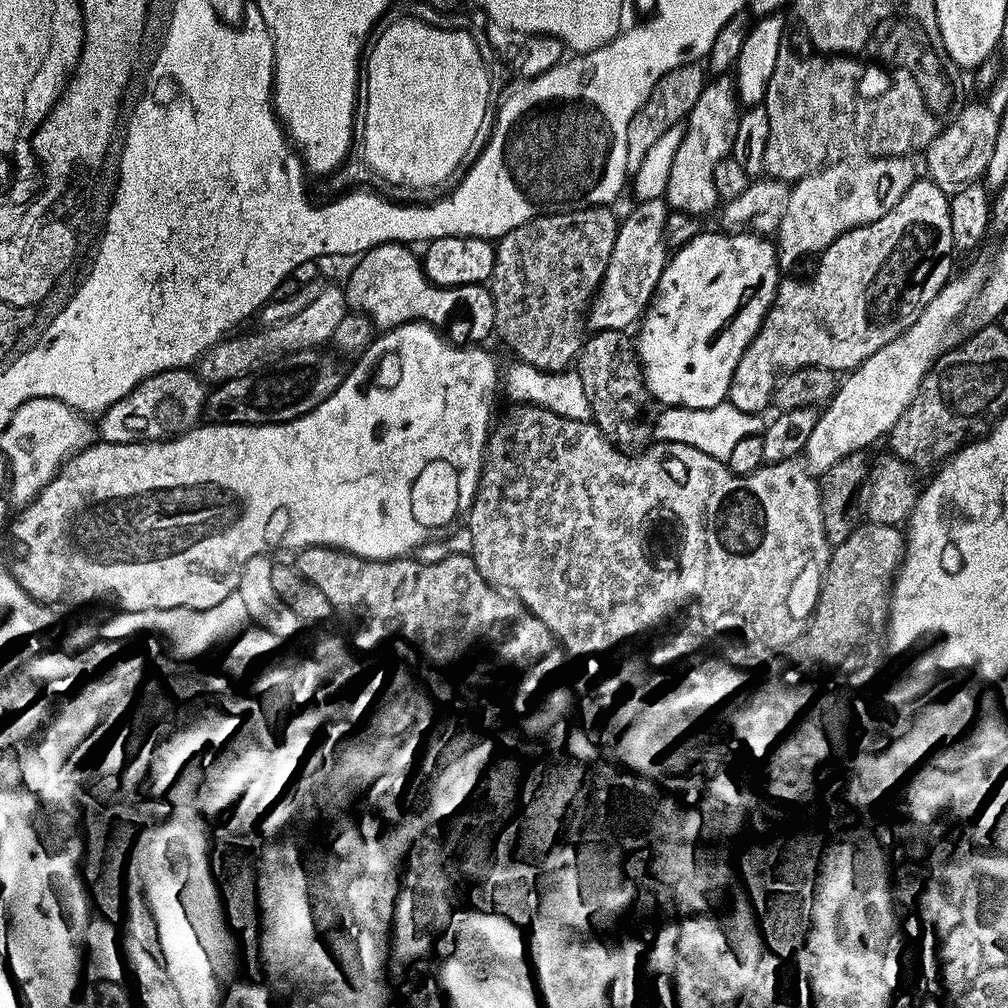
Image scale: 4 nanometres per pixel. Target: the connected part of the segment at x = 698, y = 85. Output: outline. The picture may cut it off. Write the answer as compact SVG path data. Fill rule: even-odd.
M693 62L683 64L670 70L656 83L654 90L650 90L650 98L630 118L630 126L626 130L626 162L629 169L634 170L646 158L646 150L670 130L670 126L681 123L687 117L689 110L698 102L698 94L702 94L706 83L706 68L703 63Z

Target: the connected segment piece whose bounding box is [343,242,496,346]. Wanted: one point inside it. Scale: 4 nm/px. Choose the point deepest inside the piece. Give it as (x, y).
(388, 284)

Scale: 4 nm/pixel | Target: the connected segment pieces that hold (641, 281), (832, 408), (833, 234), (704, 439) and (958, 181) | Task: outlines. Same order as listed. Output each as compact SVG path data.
M663 199L642 200L628 217L619 221L614 250L606 274L586 312L586 324L593 333L600 331L625 331L648 311L648 303L662 276L664 265L670 259L670 249L664 243L664 223L669 207Z
M978 260L962 274L951 277L908 331L875 351L839 383L835 395L823 409L825 412L817 415L816 425L814 430L810 430L810 438L802 453L813 473L828 472L834 462L855 452L864 452L875 440L883 441L887 437L894 422L898 422L904 411L912 407L922 378L947 347L945 344L954 321L961 316L966 305L965 310L975 301L984 285L987 269L987 261Z
M903 156L841 162L795 181L788 193L782 222L774 233L779 259L784 261L791 256L804 256L807 252L819 254L842 233L882 218L882 214L890 211L917 179L918 172L912 169L912 162Z
M728 401L718 406L708 408L678 408L667 407L658 418L654 426L653 436L657 441L676 441L684 445L694 446L703 453L710 454L719 460L727 461L738 442L746 437L763 433L766 427L766 418L763 413L750 413L738 410Z
M987 103L968 104L962 108L944 125L944 129L936 135L934 142L930 142L922 156L928 167L927 179L949 194L962 190L985 175L998 134L999 115Z

